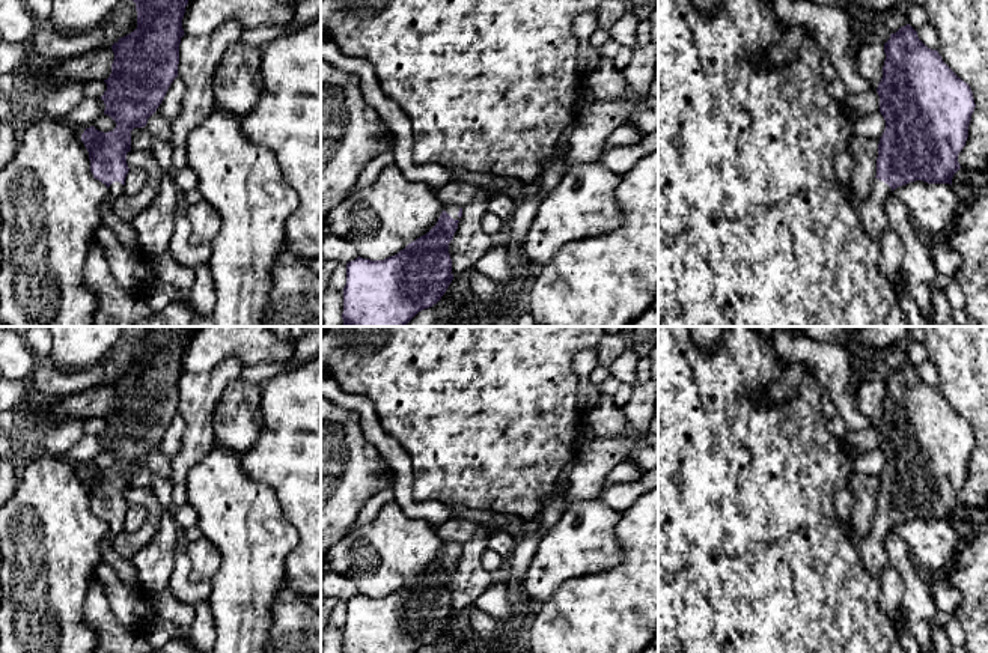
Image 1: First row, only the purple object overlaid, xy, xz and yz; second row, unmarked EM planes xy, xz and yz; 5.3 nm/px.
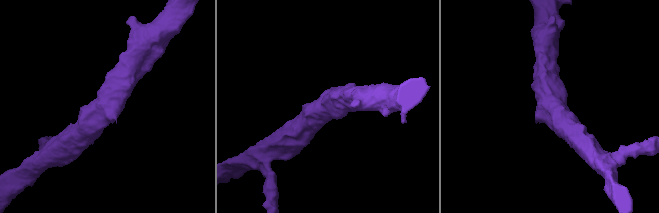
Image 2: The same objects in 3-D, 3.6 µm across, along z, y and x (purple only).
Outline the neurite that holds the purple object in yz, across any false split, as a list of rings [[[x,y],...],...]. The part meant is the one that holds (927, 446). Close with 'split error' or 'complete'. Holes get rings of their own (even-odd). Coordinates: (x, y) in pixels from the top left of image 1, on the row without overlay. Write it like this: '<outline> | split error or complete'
[[[910,361],[890,372],[884,390],[883,415],[877,430],[886,466],[878,481],[875,519],[871,533],[863,539],[852,536],[854,518],[842,521],[866,569],[878,581],[890,564],[884,539],[898,524],[914,518],[952,522],[953,512],[961,506],[958,492],[968,475],[976,444],[970,423],[943,399],[937,387],[928,385],[919,376]]] | split error

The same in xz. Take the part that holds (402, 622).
[[[449,542],[437,561],[384,597],[346,600],[342,653],[416,653],[437,641],[453,617],[449,581],[462,545]]] | split error

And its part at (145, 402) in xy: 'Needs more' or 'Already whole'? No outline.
Needs more

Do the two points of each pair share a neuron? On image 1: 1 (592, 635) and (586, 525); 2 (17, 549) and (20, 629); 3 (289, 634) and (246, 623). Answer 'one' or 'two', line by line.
1: two
2: one
3: two

